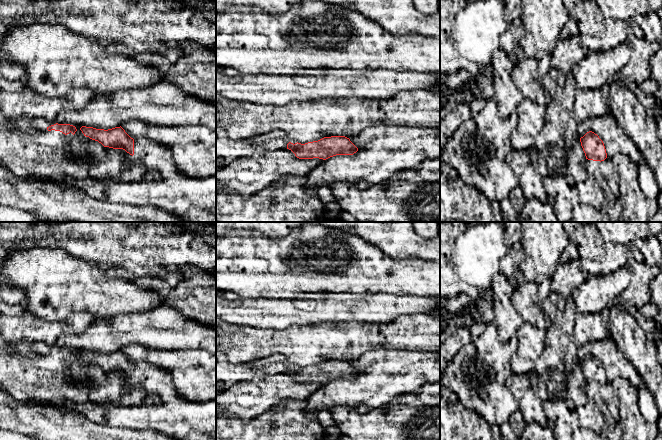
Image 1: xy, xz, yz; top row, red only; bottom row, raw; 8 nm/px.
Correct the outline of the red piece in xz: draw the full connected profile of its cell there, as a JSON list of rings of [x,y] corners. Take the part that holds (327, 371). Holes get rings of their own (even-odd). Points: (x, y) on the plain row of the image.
[[[216,351],[216,383],[223,383],[226,390],[241,381],[258,382],[278,373],[289,373],[299,383],[323,384],[336,379],[353,379],[358,375],[345,360],[324,361],[301,368],[291,364],[281,355],[272,355],[264,359],[233,364],[225,354]]]

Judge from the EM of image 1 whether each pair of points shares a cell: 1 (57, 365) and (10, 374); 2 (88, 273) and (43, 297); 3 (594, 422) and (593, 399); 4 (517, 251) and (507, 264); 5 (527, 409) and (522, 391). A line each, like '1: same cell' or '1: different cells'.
1: same cell
2: same cell
3: same cell
4: same cell
5: same cell

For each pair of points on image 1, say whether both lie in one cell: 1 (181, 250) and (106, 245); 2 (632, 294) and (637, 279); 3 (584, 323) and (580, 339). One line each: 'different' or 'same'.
1: same
2: same
3: same

